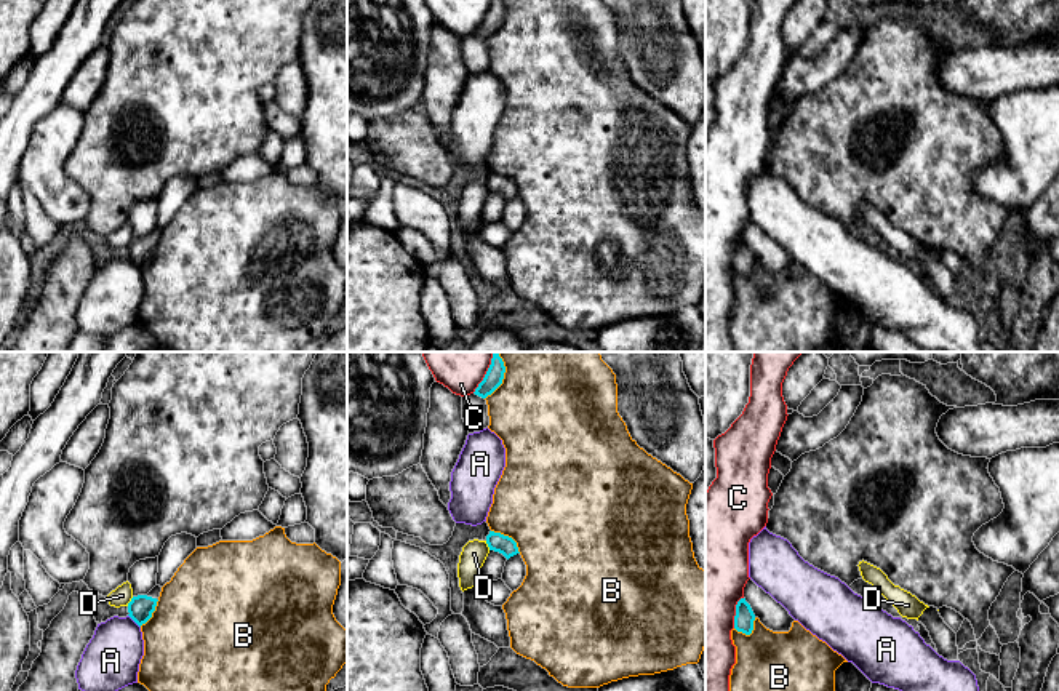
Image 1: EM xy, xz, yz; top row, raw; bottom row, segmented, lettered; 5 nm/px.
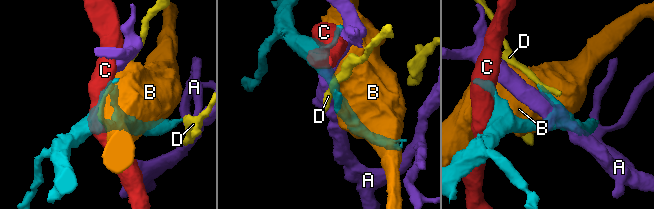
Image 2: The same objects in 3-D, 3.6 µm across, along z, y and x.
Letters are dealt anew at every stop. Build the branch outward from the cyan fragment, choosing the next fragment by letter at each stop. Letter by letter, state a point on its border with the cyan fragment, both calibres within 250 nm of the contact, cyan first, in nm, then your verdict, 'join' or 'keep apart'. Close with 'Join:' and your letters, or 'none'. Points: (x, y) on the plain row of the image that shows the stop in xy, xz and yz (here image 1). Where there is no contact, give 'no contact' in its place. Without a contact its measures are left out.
A: xy (133, 261) | 120/280 nm | keep apart
B: xz (503, 19) | 90/480 nm | keep apart
C: yz (736, 255) | 100/400 nm | keep apart
D: xy (130, 243) | 120/100 nm | keep apart
Join: none

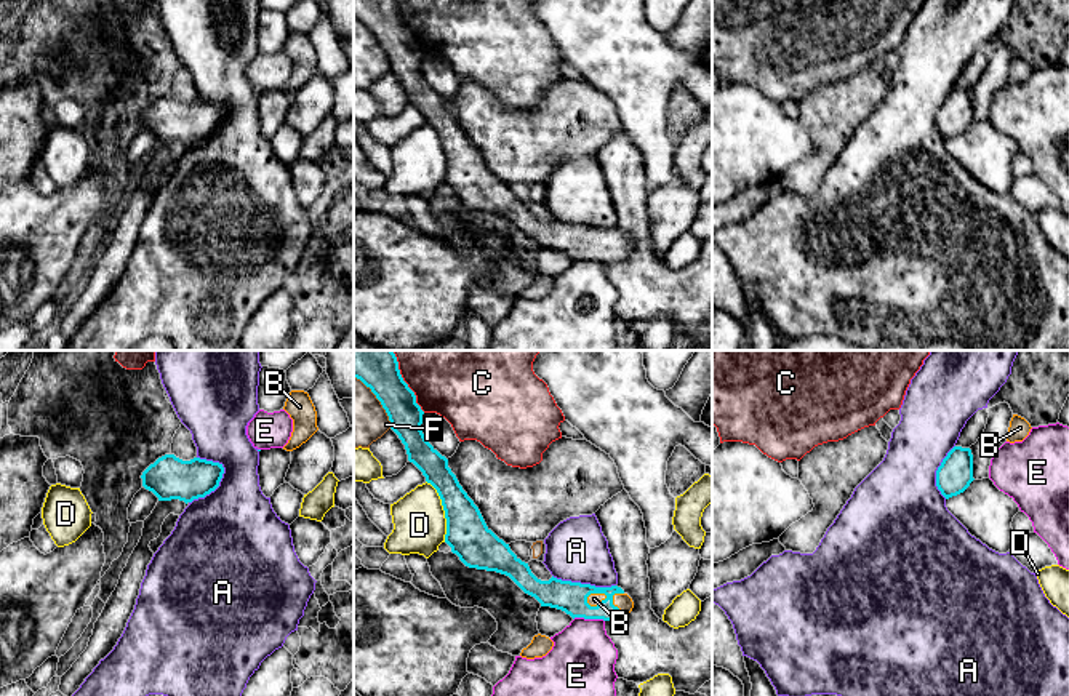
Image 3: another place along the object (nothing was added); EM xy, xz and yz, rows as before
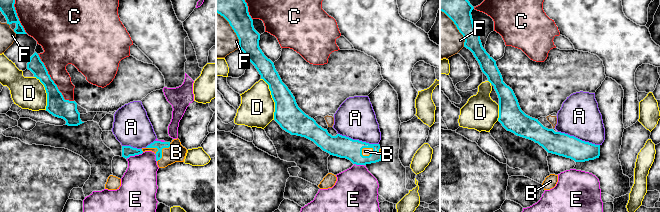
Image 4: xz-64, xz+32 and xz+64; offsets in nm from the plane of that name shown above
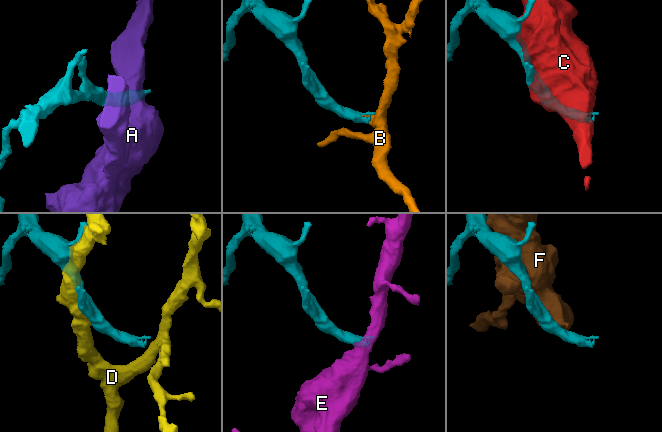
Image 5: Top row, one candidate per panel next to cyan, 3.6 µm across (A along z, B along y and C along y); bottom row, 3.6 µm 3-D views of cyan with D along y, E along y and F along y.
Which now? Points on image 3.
A: xy (215, 130) | 220/480 nm | keep apart
B: xz (597, 247) | 160/60 nm | join
C: xz (407, 28) | 180/320 nm | keep apart
D: xz (444, 151) | 220/260 nm | keep apart
E: xz (589, 260) | 160/340 nm | keep apart
F: xz (378, 40) | 180/300 nm | keep apart
Join: B

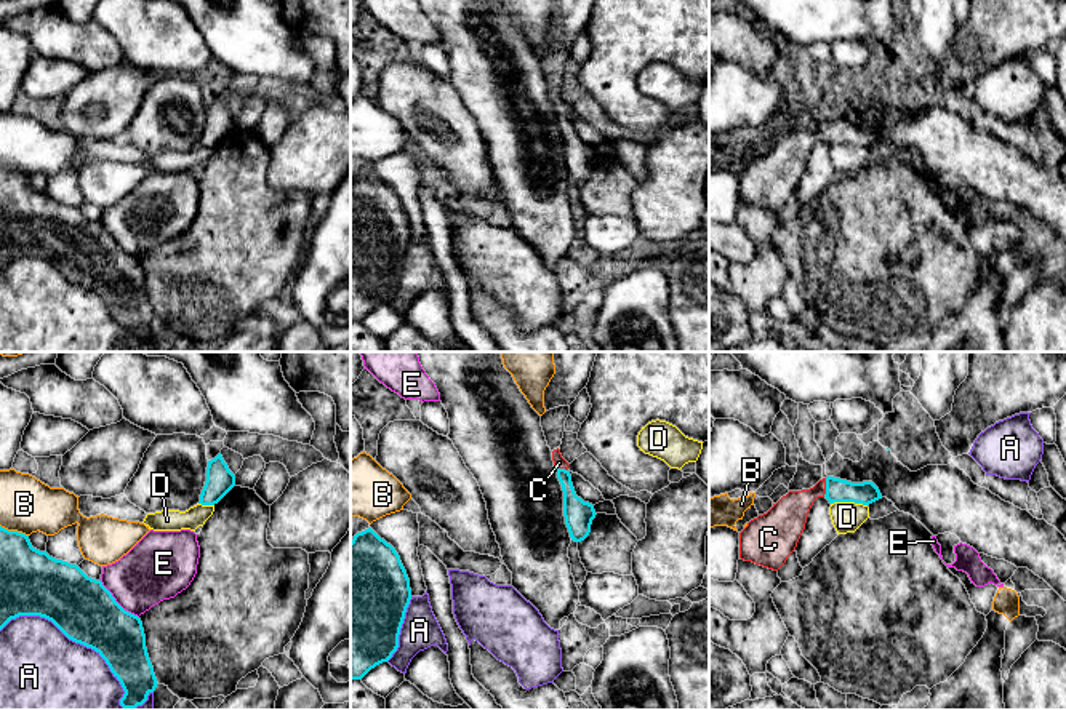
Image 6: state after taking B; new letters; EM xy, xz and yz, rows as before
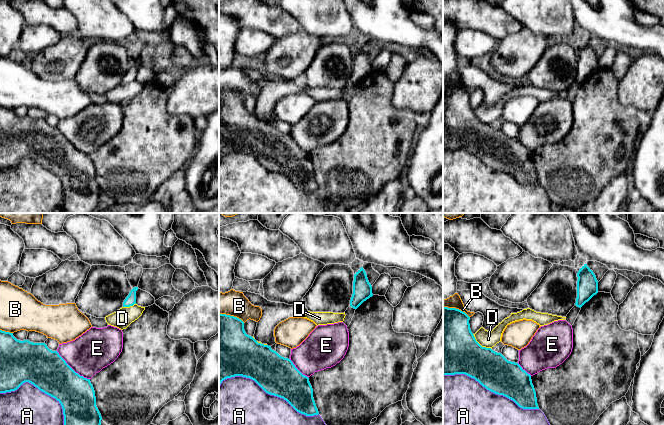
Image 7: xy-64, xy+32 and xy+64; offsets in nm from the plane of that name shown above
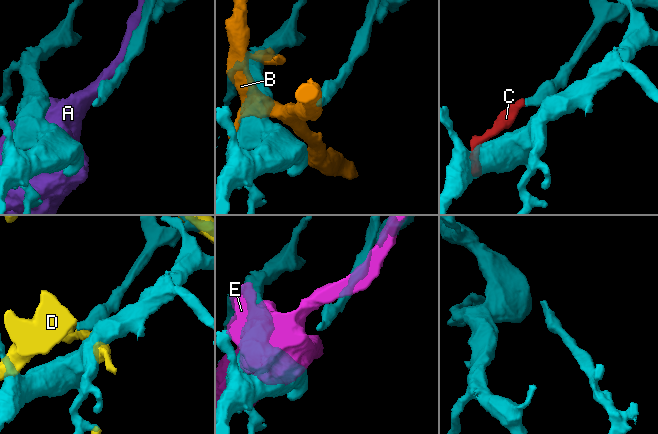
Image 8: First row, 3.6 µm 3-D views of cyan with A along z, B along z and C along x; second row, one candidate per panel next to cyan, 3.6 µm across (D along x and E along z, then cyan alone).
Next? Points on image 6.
A: xy (92, 290) | 320/480 nm | keep apart
B: xy (15, 173) | 300/280 nm | keep apart
C: yz (826, 130) | 120/190 nm | join
D: yz (849, 143) | 120/160 nm | keep apart
E: xy (116, 243) | 320/320 nm | keep apart
Join: C

